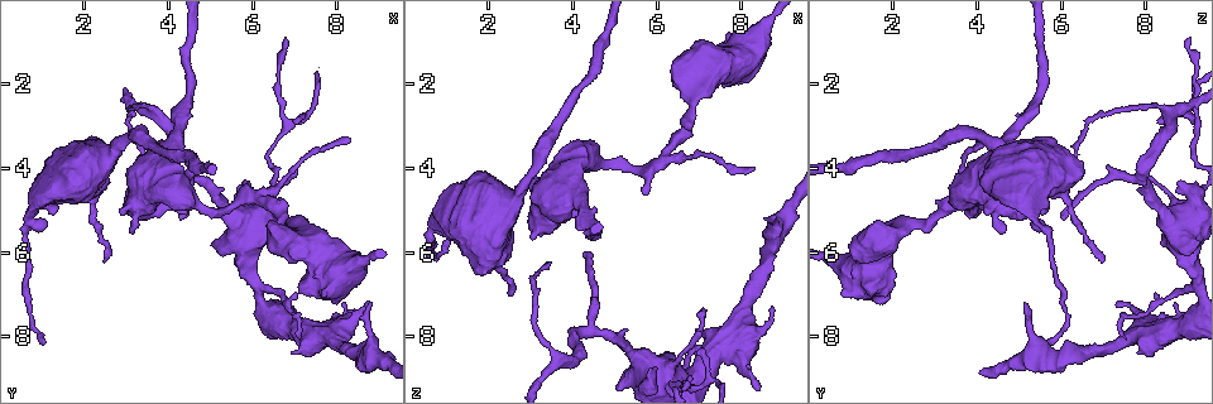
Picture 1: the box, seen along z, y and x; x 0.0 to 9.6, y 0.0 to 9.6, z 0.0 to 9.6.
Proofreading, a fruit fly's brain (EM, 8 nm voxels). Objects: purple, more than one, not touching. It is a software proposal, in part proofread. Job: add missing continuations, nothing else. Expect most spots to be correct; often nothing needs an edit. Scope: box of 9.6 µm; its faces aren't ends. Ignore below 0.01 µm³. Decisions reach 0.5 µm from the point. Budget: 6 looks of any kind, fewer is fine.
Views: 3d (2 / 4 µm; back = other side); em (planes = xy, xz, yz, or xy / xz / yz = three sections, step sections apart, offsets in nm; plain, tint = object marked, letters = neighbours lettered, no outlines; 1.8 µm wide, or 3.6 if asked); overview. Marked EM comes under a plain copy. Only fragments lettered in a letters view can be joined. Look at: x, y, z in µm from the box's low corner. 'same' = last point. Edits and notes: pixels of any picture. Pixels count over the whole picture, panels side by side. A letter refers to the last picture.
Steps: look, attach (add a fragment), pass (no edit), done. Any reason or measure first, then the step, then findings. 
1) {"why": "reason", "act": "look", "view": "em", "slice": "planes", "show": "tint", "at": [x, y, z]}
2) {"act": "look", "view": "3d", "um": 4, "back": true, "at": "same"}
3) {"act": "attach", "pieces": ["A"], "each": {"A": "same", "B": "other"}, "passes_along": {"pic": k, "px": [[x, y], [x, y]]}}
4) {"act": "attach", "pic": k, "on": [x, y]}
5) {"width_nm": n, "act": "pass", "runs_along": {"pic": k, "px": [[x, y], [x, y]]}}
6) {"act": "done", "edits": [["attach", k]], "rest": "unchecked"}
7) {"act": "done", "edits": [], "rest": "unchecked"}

{"why": "free end", "act": "look", "view": "em", "slice": "xy", "step": 4, "show": "tint", "at": [8.80, 7.20, 5.15]}

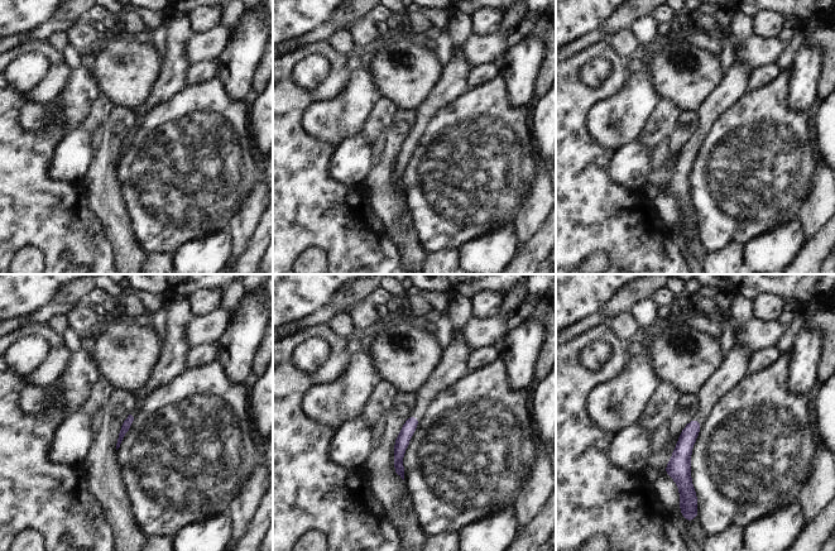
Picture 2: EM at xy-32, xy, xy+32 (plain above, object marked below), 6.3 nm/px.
{"why": "cut it another way", "act": "look", "view": "em", "slice": "planes", "show": "letters", "at": "same"}

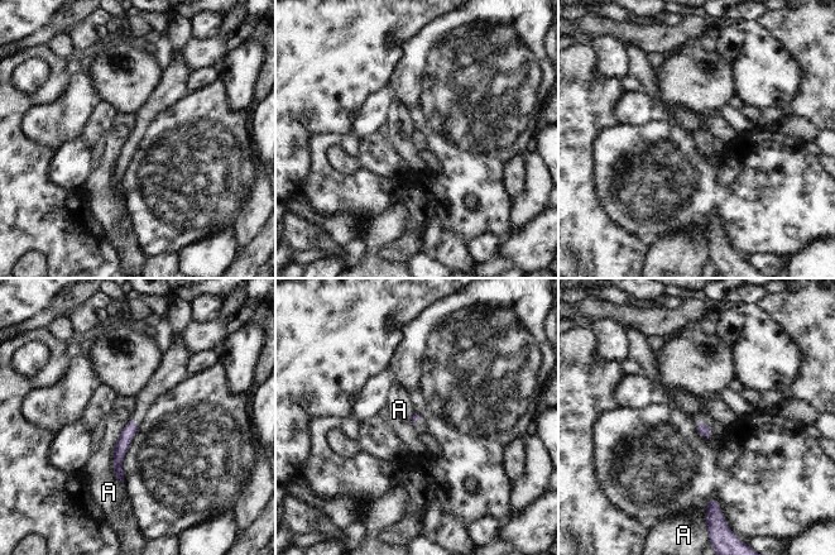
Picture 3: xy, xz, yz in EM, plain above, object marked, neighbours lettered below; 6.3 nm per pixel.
{"act": "pass", "each": {"A": "other"}, "found": "none of them fits"}

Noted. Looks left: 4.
{"why": "branch stops here", "act": "look", "view": "em", "um": 3.6, "slice": "xy", "step": 16, "show": "tint", "at": [4.30, 5.20, 5.95]}

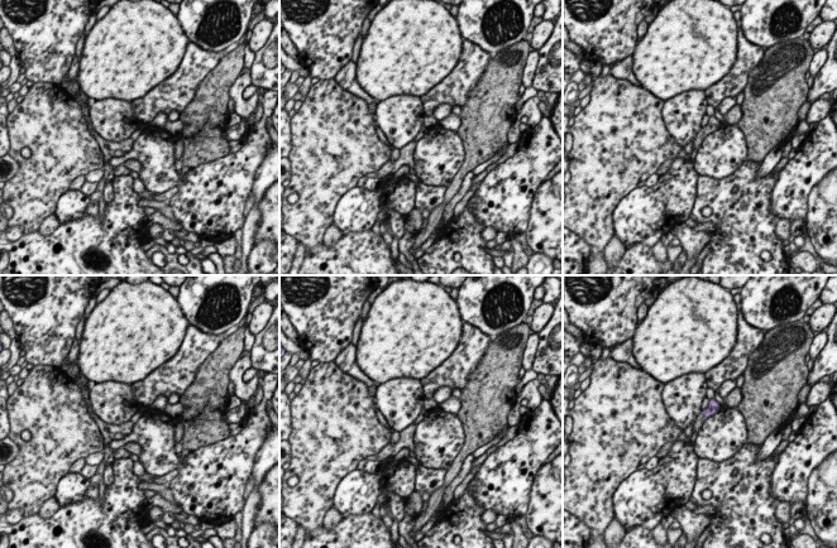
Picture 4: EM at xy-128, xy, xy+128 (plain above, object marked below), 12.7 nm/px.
{"act": "look", "view": "em", "um": 3.6, "slice": "xy", "step": 16, "show": "letters", "at": "same"}

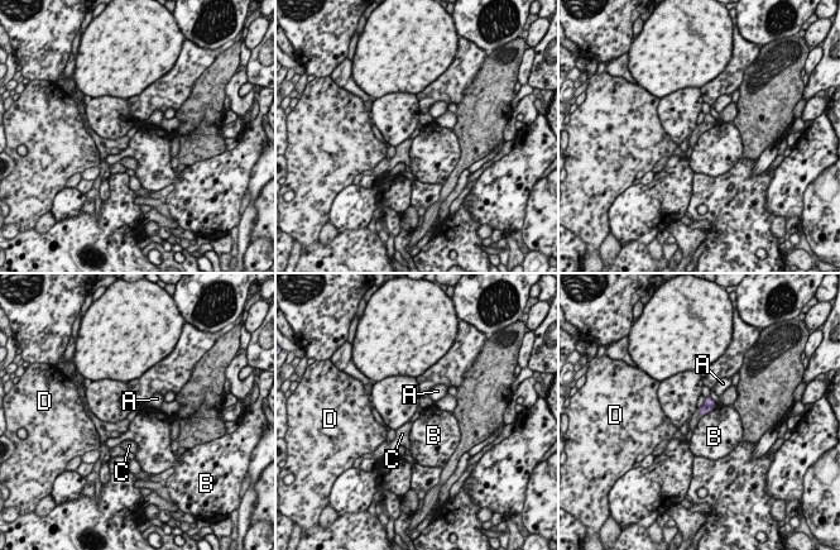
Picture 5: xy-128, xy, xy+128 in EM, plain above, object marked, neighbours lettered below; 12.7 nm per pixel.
{"act": "attach", "pieces": ["C"], "each": {"A": "other", "B": "other", "C": "same", "D": "other"}, "found": "the cell continues"}

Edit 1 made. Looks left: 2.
{"act": "done", "edits": [["attach", 5]], "rest": "unchecked"}

